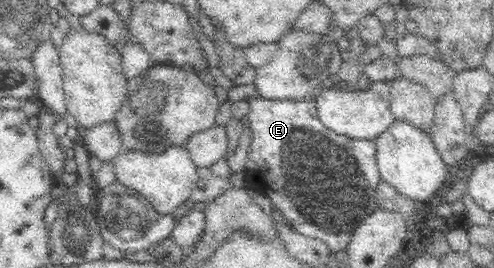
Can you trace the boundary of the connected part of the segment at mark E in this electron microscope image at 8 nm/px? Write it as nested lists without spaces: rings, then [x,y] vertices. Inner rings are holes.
[[[248,97],[247,122],[252,130],[246,147],[245,179],[267,194],[290,228],[300,234],[327,242],[336,252],[347,247],[357,224],[377,206],[377,187],[381,173],[376,158],[375,140],[352,139],[326,127],[318,117],[317,102],[305,98]]]

